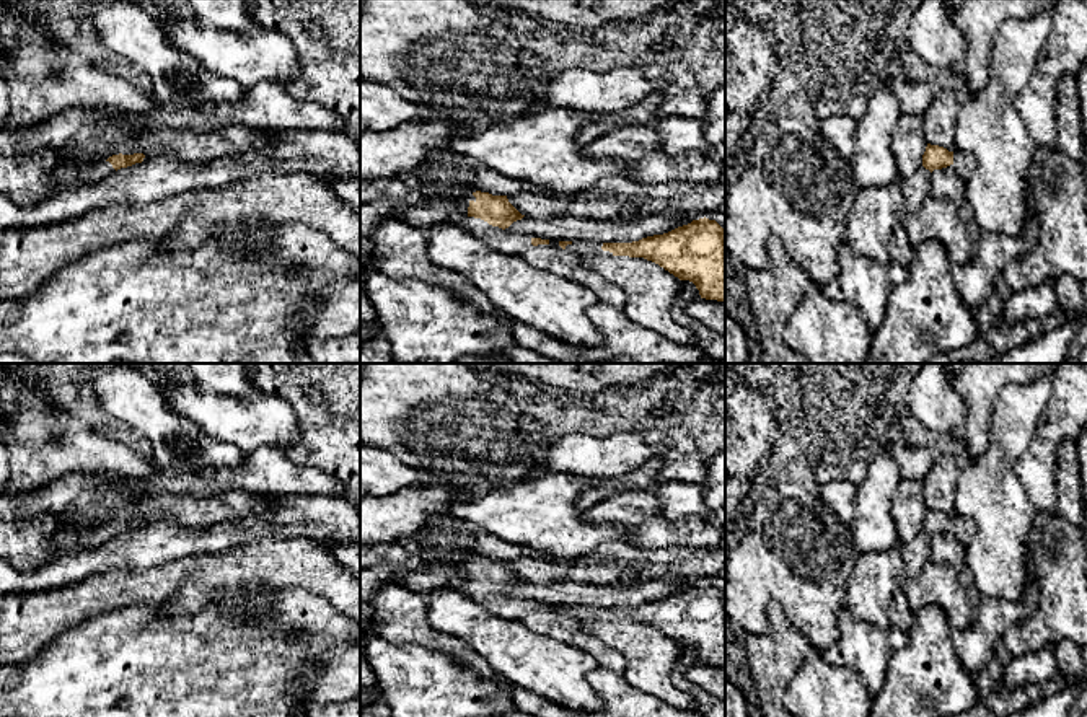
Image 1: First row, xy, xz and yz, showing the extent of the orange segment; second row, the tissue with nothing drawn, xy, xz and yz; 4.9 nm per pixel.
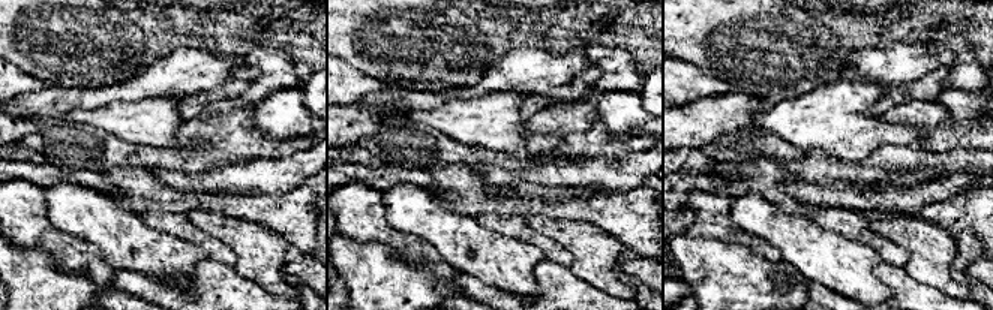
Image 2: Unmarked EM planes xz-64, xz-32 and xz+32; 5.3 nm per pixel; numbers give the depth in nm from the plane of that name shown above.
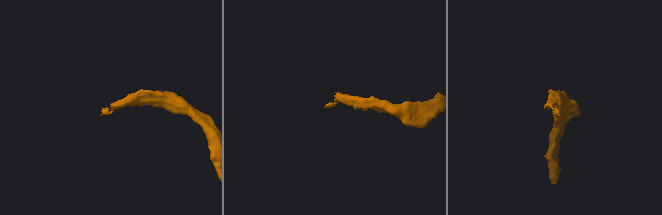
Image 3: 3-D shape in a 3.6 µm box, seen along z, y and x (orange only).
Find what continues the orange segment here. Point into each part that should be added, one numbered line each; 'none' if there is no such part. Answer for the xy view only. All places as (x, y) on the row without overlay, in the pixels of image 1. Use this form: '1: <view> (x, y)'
1: xy (62, 540)

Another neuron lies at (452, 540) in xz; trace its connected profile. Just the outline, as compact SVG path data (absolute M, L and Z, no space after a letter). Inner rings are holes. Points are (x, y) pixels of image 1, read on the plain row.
M455 515L420 528L411 538L403 539L401 544L422 562L442 565L455 565L476 556L492 561L513 561L530 554L546 561L561 561L535 548L508 544L484 528Z

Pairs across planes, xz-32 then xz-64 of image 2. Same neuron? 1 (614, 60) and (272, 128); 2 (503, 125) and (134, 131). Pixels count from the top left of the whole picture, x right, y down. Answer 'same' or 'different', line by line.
1: different
2: same

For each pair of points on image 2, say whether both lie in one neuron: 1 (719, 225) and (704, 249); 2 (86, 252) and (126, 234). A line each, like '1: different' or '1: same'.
1: different
2: different

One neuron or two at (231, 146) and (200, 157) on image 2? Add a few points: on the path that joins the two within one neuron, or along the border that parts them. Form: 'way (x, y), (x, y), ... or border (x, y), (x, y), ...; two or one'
way (224, 146), (207, 157); one

